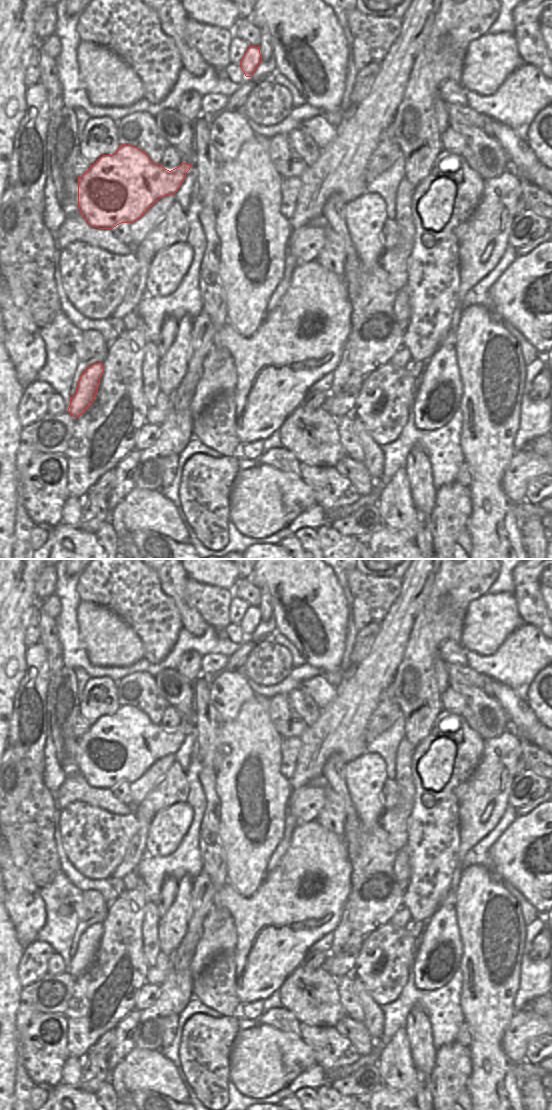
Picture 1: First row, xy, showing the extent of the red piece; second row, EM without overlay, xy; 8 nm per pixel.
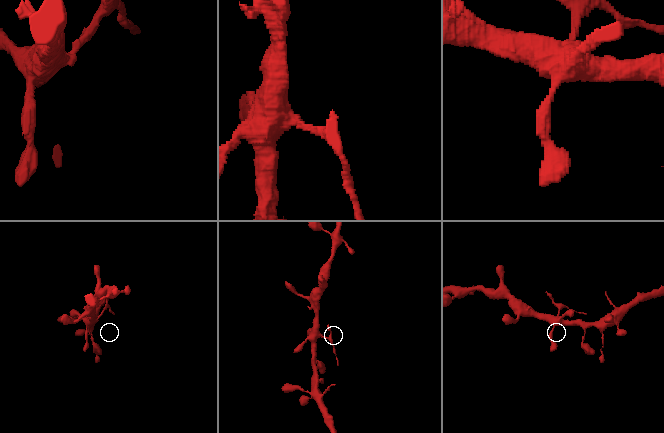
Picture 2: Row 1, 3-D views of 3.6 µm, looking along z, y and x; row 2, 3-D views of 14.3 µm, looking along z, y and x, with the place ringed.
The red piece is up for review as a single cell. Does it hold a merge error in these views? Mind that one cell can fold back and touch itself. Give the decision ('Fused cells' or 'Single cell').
Fused cells

